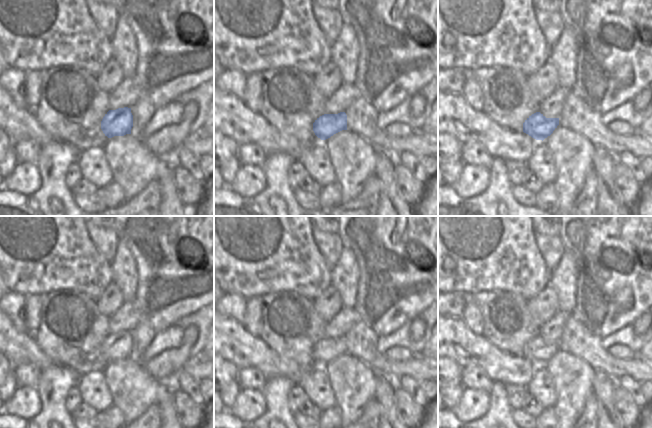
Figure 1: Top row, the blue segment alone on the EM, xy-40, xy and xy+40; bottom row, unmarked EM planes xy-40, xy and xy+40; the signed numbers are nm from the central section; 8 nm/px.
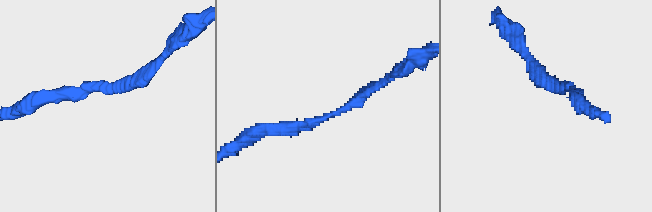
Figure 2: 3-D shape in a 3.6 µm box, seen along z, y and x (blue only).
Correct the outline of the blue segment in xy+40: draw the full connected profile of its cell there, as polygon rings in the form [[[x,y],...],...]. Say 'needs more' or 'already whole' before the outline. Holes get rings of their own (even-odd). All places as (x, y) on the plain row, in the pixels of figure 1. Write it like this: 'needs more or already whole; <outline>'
already whole; [[[540,336],[529,340],[523,347],[523,356],[536,364],[544,364],[559,349],[559,342],[546,342]]]

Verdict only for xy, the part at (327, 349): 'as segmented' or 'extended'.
as segmented

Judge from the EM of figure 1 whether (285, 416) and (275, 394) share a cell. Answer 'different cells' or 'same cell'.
same cell

